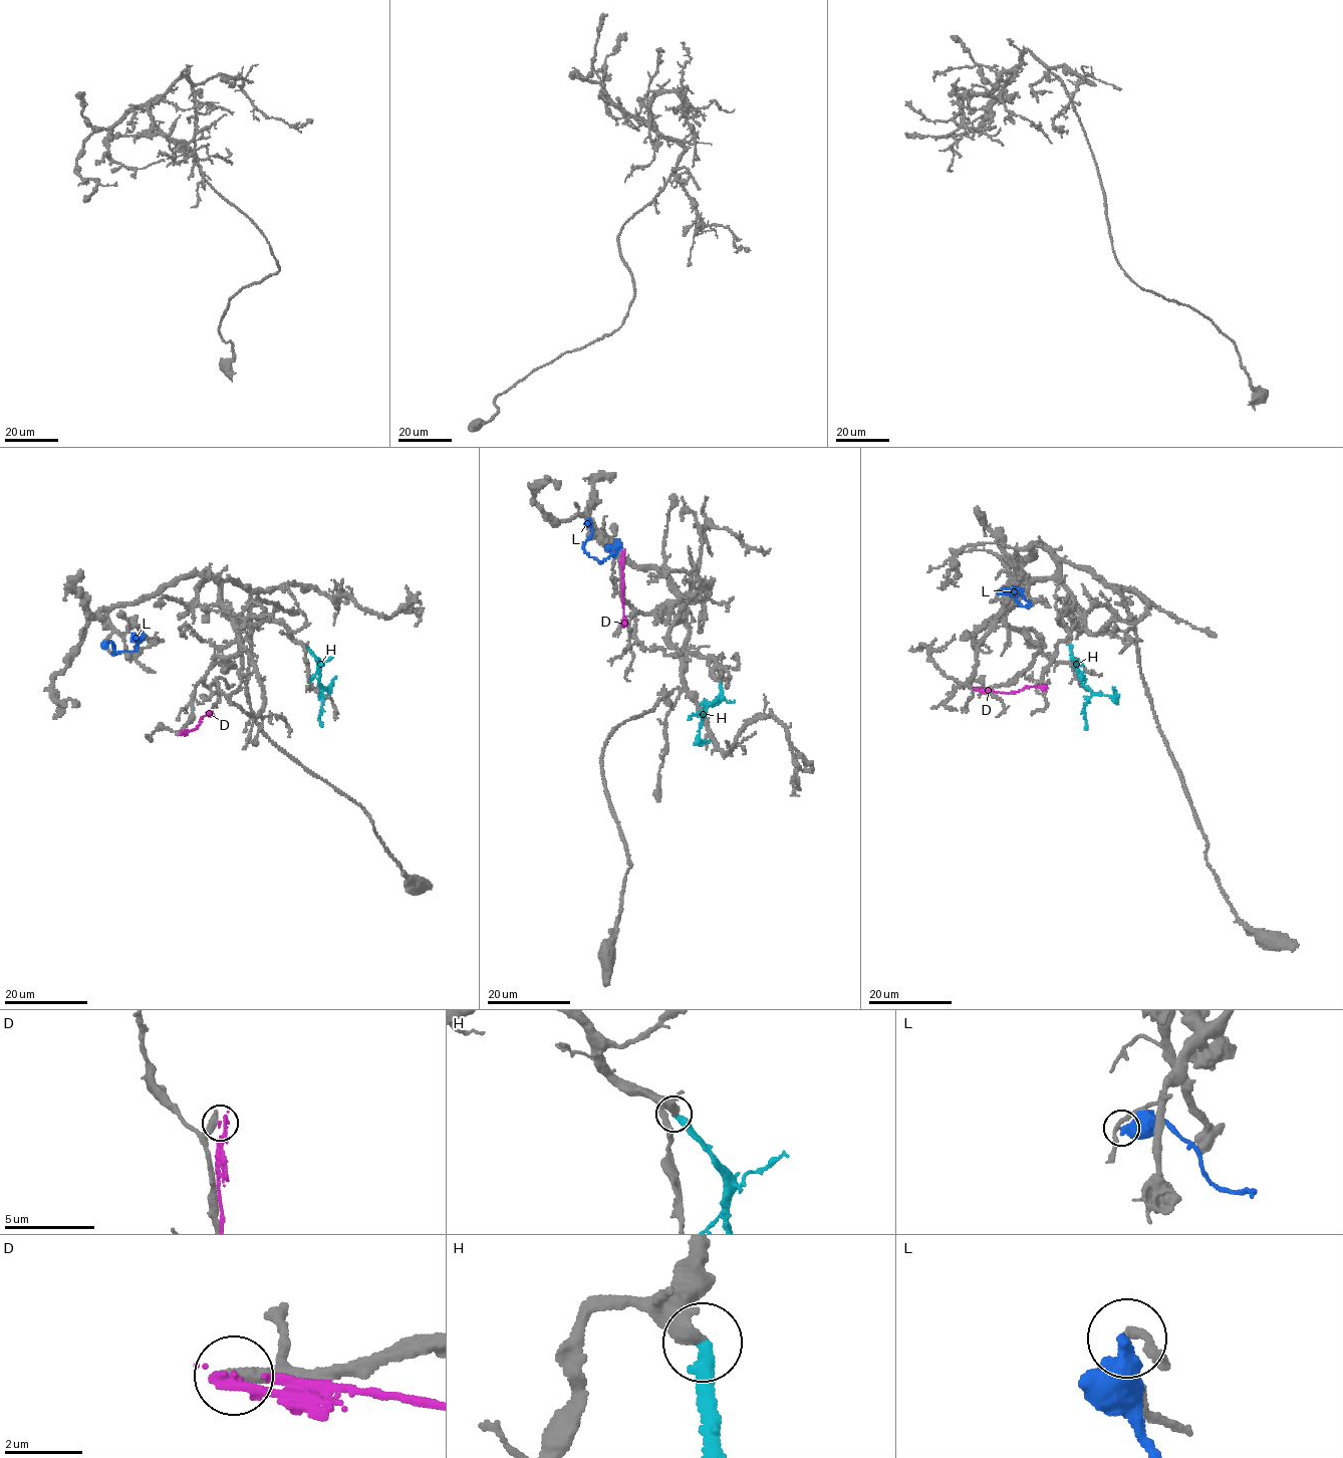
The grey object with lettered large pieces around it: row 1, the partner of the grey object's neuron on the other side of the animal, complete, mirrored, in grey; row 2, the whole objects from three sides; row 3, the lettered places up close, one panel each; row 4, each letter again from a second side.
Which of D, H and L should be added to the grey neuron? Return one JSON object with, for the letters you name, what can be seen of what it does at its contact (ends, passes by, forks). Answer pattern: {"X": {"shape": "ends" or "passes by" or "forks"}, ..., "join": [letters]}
{"H": {"shape": "ends"}, "join": ["H"]}

